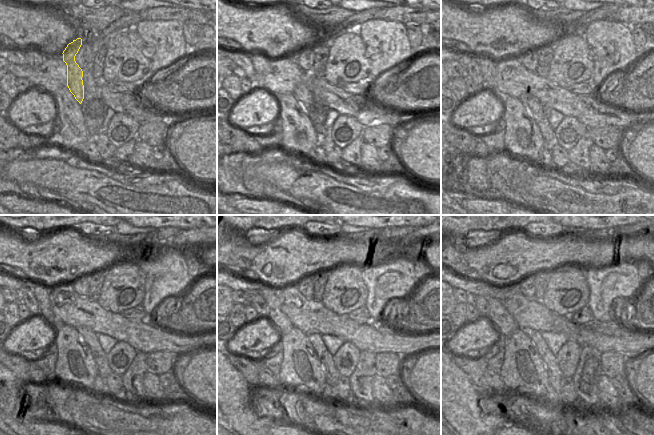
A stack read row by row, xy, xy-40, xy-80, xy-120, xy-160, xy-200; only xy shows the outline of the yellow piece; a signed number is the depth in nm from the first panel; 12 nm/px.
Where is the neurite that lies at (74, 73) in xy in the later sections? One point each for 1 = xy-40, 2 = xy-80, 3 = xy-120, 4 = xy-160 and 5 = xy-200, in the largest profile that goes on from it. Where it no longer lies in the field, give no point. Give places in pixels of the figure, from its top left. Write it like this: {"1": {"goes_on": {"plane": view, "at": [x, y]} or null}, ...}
{"1": {"goes_on": {"plane": "xy-40", "at": [303, 92]}}, "2": {"goes_on": {"plane": "xy-80", "at": [536, 110]}}, "3": {"goes_on": {"plane": "xy-120", "at": [90, 337]}}, "4": {"goes_on": {"plane": "xy-160", "at": [331, 374]}}, "5": {"goes_on": {"plane": "xy-200", "at": [555, 375]}}}

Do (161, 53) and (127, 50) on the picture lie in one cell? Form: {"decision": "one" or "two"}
{"decision": "two"}

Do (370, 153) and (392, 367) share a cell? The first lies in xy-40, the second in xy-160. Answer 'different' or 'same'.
different

